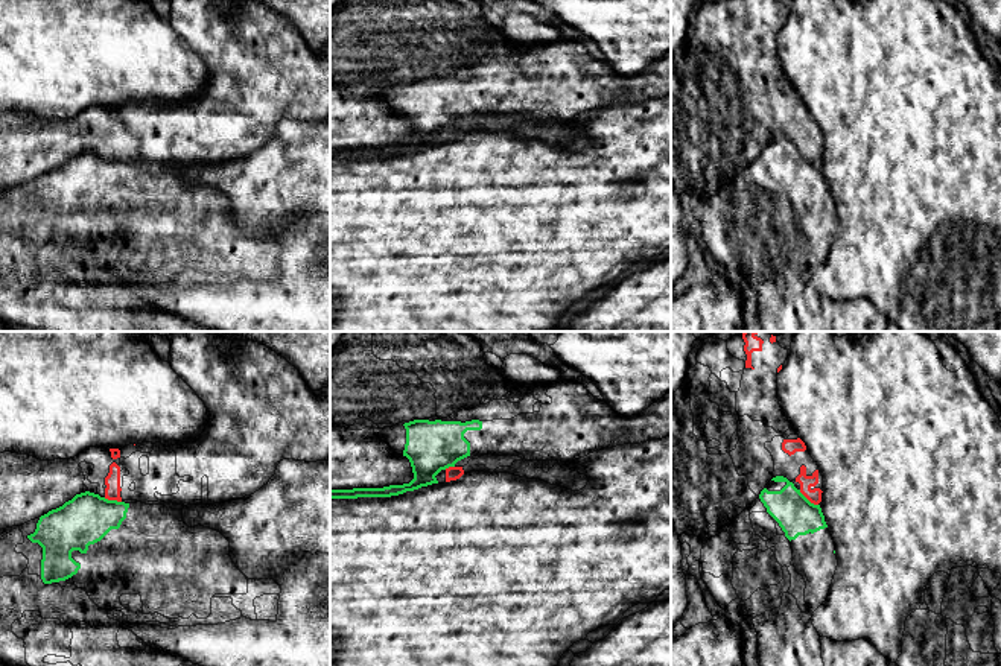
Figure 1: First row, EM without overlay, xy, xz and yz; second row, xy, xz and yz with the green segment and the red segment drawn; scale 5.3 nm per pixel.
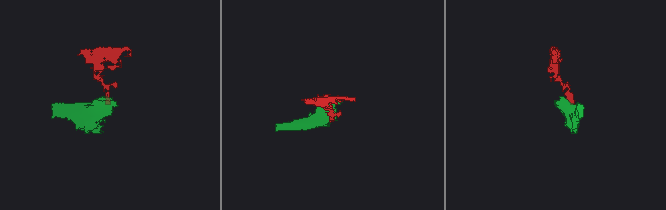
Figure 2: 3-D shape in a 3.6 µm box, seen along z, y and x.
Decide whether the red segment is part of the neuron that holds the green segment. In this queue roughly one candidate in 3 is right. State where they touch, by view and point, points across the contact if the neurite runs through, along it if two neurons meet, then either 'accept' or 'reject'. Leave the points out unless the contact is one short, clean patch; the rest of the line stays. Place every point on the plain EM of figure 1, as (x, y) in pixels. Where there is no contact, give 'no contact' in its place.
yz (807, 158) | along yz (799, 149), (817, 164) | reject

